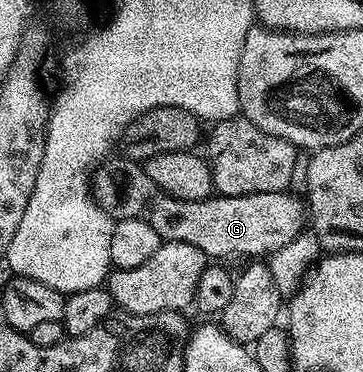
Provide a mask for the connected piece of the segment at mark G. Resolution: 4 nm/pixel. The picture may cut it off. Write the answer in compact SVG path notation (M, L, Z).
M127 157L116 161L115 179L119 182L119 219L145 221L157 229L160 240L194 245L211 261L255 261L260 257L270 257L304 234L303 222L309 219L304 200L291 195L290 190L248 195L215 193L201 201L181 201L165 193L165 189L161 189L161 185L149 177L146 166Z

